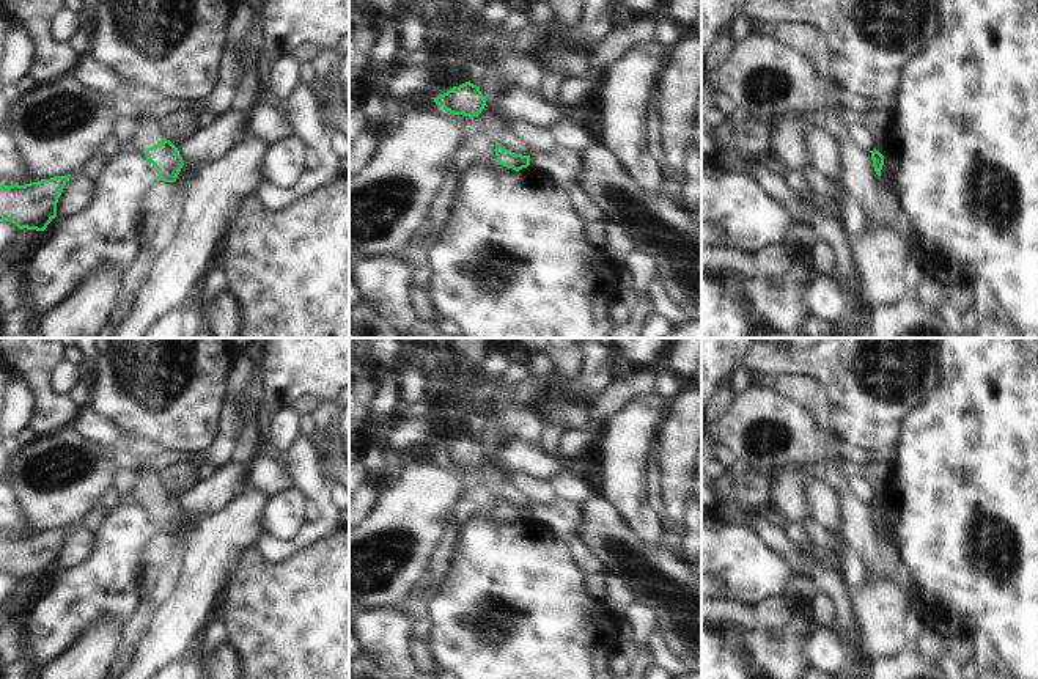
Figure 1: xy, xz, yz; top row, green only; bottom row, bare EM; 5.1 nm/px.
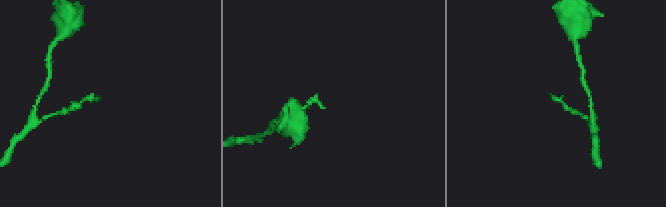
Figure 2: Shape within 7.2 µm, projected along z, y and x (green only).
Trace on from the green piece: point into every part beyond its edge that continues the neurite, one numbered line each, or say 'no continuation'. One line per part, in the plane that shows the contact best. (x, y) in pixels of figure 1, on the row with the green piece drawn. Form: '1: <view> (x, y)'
no continuation

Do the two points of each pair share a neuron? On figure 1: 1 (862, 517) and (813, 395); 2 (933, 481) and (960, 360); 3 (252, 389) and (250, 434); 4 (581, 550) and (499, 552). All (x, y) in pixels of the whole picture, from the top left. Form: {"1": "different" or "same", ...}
{"1": "same", "2": "same", "3": "same", "4": "different"}

